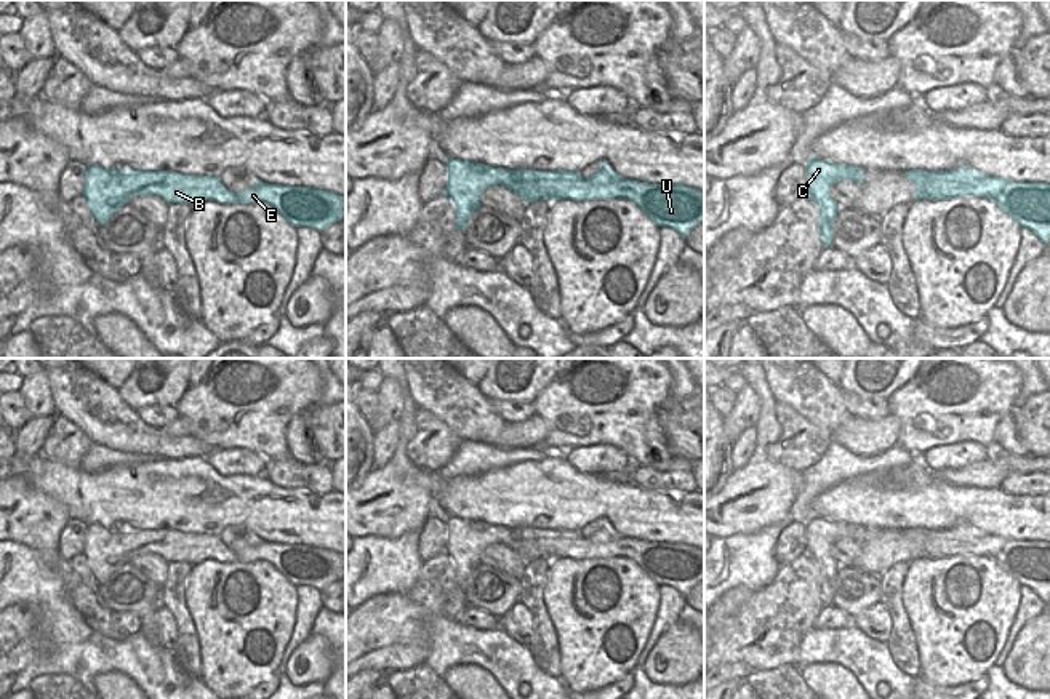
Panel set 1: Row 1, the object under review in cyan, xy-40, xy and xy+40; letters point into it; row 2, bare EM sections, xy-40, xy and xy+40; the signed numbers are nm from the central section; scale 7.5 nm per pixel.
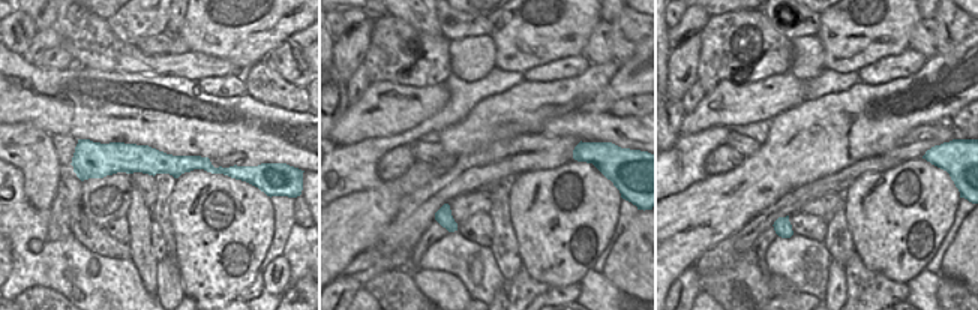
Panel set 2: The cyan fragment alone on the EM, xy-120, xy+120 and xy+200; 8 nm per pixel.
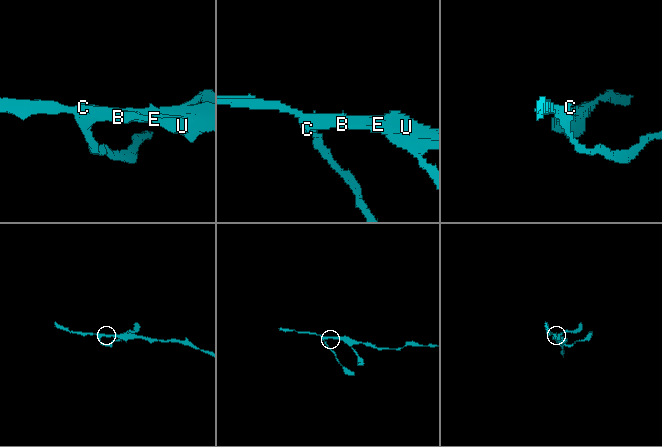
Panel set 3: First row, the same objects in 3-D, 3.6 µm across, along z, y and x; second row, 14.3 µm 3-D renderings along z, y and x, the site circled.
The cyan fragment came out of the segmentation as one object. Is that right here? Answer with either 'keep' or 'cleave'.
keep

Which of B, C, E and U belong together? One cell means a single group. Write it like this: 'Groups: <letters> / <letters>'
Groups: B C E U.

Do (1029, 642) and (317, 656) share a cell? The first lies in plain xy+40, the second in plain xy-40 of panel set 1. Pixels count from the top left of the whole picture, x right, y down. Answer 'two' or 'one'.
one

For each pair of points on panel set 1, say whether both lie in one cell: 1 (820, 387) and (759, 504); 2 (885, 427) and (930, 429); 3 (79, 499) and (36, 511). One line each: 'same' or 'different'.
1: different
2: different
3: different

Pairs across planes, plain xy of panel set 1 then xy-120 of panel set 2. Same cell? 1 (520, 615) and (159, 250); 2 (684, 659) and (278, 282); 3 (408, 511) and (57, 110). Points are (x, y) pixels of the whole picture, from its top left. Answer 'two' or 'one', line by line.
1: one
2: one
3: two

